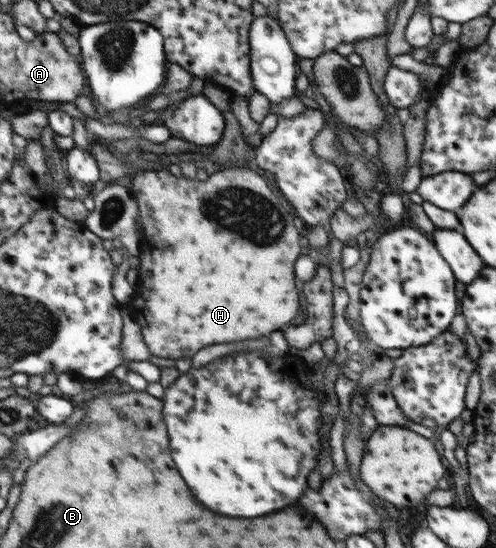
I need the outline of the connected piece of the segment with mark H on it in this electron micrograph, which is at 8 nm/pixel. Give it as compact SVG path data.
M246 167L225 168L213 173L206 181L198 179L185 179L170 173L169 169L141 170L134 174L128 180L138 201L138 210L140 211L141 223L143 225L143 240L141 243L141 253L139 258L142 284L140 290L137 290L137 297L130 303L138 310L138 314L144 316L144 322L140 318L141 332L144 338L144 344L147 344L148 351L156 357L172 360L178 358L192 358L194 354L184 354L184 352L198 352L206 346L212 344L224 344L224 342L238 342L238 340L258 340L262 336L268 336L274 330L280 330L286 326L296 314L300 306L300 292L294 282L294 260L300 255L300 234L296 227L297 212L294 207L284 198L282 194L276 194L264 178L260 178L256 172Z

